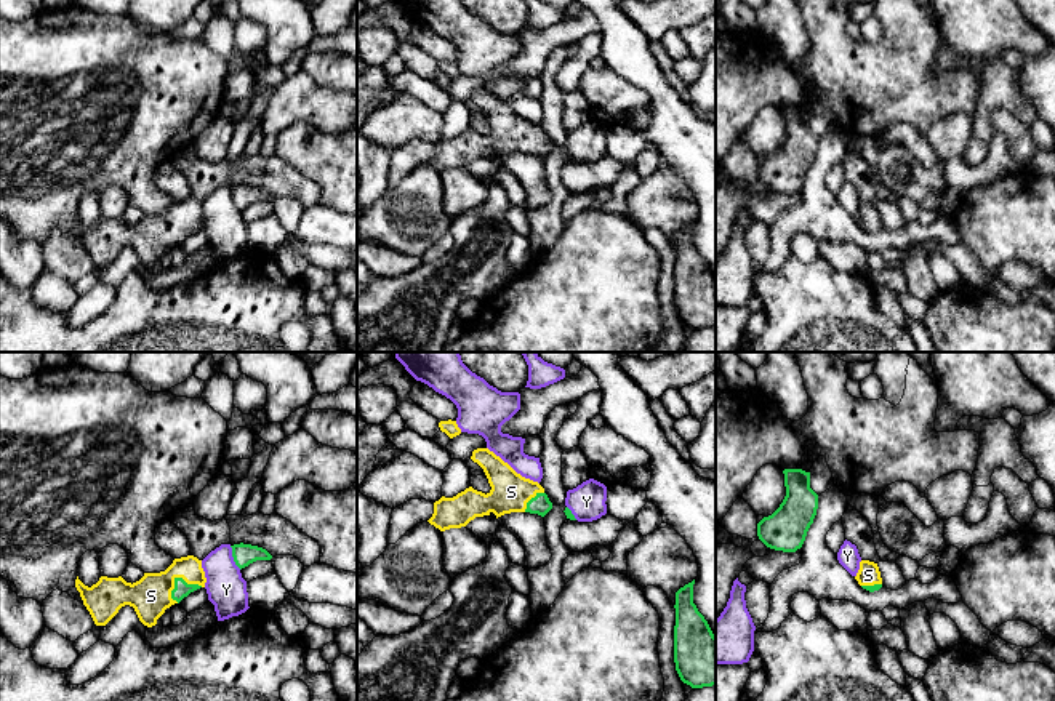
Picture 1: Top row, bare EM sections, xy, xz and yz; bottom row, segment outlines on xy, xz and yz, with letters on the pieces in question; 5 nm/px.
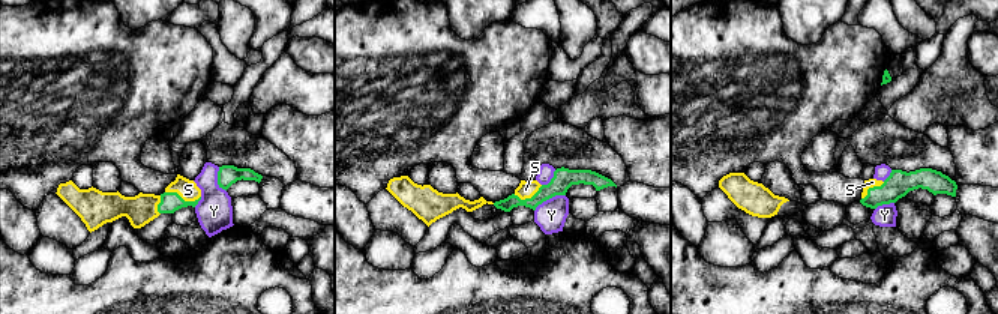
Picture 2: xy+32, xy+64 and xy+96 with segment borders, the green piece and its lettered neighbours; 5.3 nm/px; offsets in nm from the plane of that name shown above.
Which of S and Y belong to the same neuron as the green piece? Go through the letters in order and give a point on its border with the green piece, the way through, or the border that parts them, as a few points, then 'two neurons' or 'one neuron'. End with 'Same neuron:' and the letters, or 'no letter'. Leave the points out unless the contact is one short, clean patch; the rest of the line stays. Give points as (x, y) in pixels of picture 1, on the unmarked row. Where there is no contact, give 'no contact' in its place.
S: xy (180, 220) | across xy (181, 231), (180, 220), (151, 237) | one neuron
Y: xy (232, 197) | two neurons
Same neuron: S

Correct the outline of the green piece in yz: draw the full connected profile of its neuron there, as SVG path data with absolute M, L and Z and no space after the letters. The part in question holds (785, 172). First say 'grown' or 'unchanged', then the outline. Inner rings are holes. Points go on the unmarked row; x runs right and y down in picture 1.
unchanged; M784 110L786 138L780 149L757 165L759 181L770 190L796 194L802 189L818 150L810 114Z

